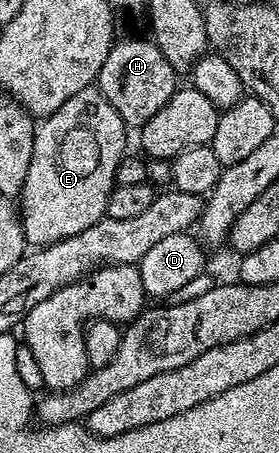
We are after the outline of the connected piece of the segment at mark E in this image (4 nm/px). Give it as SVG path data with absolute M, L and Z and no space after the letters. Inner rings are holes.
M92 86L73 94L53 115L46 117L36 127L33 138L33 158L29 158L29 175L25 177L22 194L17 197L17 207L21 213L23 239L28 245L43 248L65 238L89 230L98 220L107 215L109 194L114 190L117 166L128 151L128 125L113 110L98 87Z

